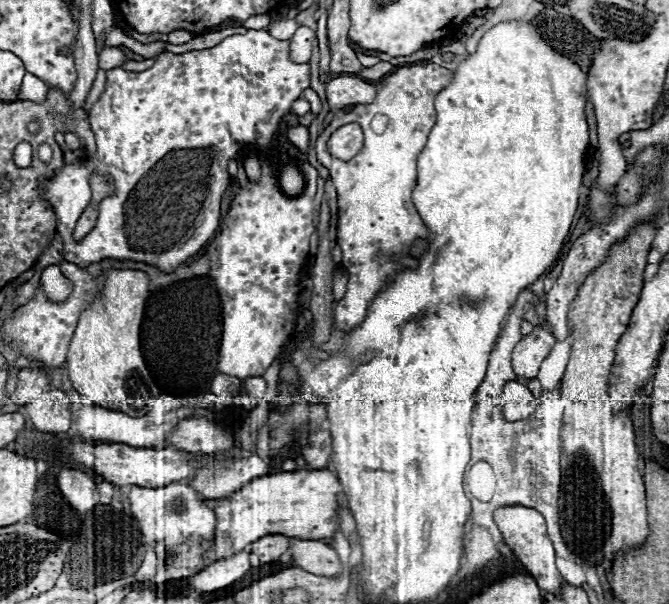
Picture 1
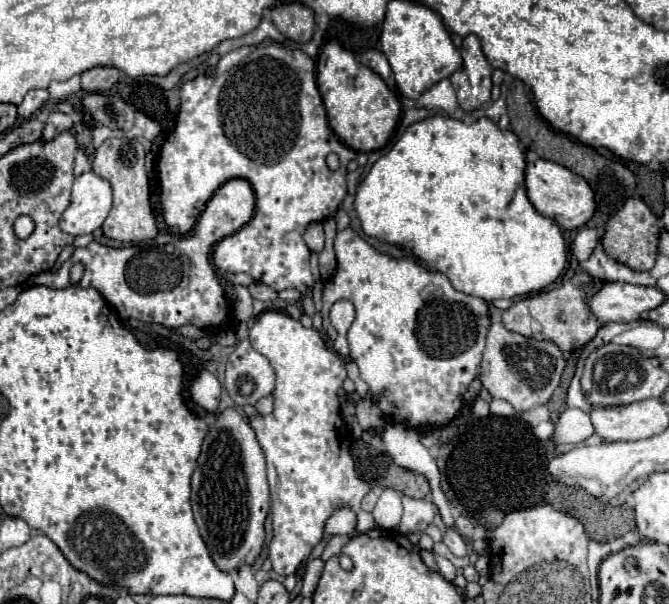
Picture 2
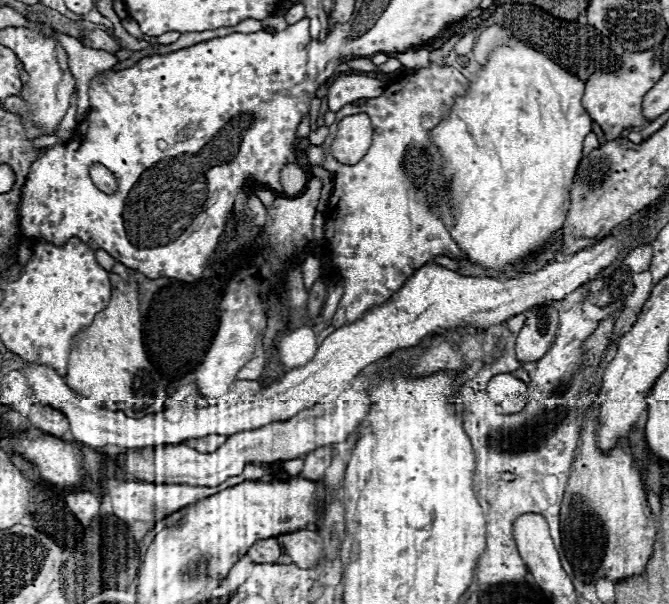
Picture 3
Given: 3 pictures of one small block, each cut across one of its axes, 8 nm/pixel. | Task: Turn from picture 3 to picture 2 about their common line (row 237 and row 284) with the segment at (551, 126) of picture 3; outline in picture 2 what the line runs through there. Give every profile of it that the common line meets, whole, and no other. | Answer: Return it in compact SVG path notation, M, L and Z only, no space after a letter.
M430 116L408 126L400 140L378 158L358 186L354 206L366 236L410 248L432 270L442 272L458 292L488 302L526 296L554 284L568 262L560 224L540 214L526 196L526 164L518 136L498 128L490 118L468 126L462 120Z

